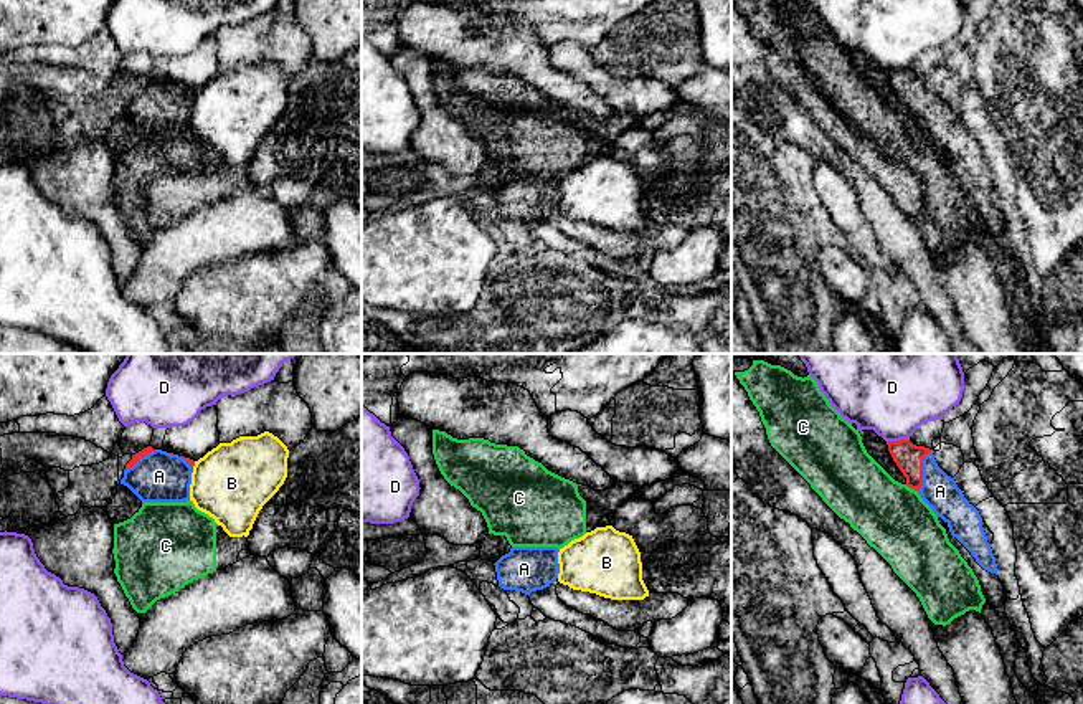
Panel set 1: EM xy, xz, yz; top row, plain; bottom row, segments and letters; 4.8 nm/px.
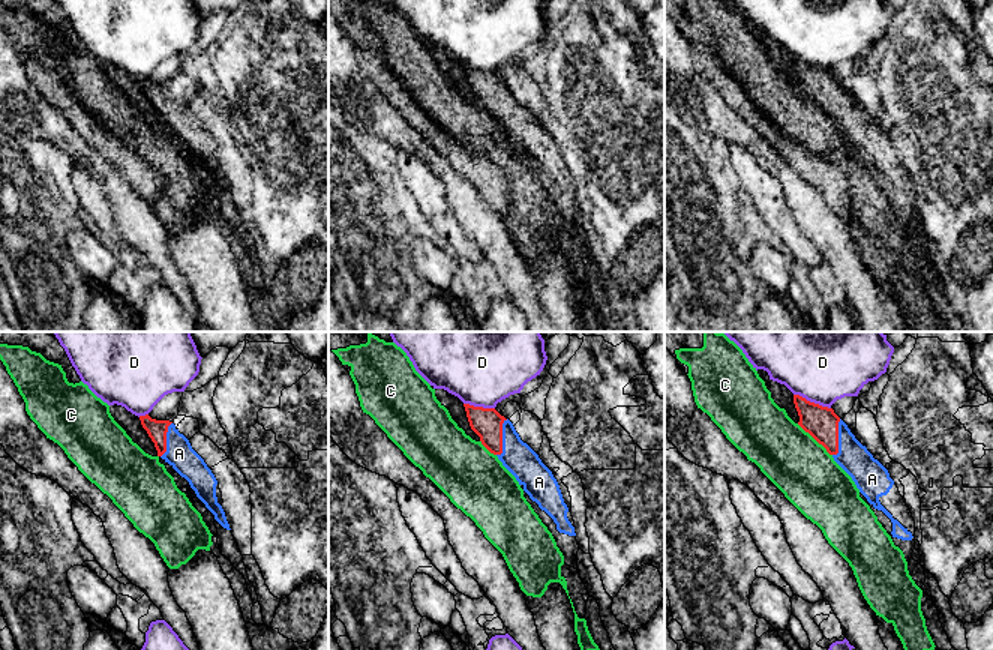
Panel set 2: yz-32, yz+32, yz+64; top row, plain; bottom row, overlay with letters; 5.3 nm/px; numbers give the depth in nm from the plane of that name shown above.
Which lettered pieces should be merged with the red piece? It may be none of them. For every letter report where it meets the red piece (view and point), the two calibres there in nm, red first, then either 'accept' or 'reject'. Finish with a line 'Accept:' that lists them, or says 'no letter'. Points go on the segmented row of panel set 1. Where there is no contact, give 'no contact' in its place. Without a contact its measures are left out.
A: contact yz (922, 470); calibres 140 and 180 nm; accept
B: contact xy (193, 465); calibres 30 and 380 nm; reject
C: contact yz (912, 488); calibres 140 and 340 nm; reject
D: contact yz (897, 442); calibres 140 and 420 nm; reject
Accept: A

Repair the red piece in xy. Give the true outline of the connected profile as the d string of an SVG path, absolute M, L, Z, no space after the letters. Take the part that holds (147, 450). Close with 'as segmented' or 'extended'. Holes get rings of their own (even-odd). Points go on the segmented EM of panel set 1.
M154 450L132 454L121 484L144 502L187 502L195 461L185 456Z; extended

